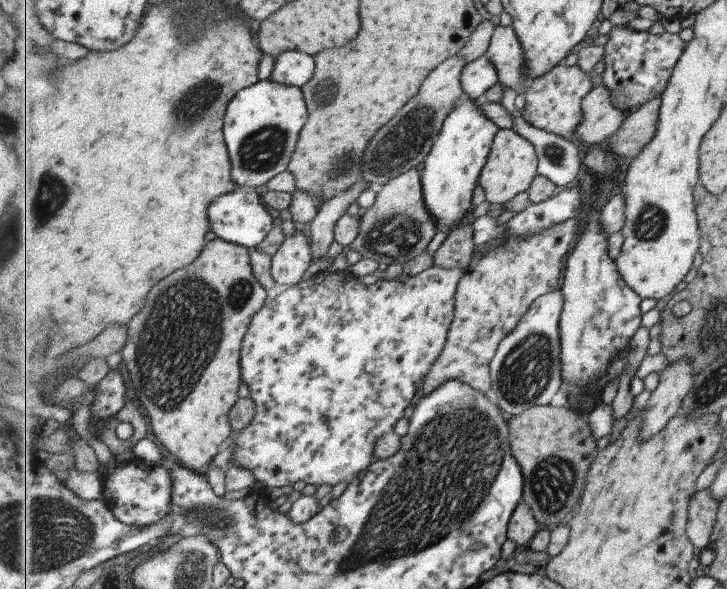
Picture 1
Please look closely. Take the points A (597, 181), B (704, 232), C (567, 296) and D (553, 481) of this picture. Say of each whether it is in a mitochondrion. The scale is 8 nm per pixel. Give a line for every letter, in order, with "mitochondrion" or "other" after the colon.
A: other
B: other
C: other
D: mitochondrion

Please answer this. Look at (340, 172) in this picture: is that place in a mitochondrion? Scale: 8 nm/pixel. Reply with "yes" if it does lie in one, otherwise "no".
yes

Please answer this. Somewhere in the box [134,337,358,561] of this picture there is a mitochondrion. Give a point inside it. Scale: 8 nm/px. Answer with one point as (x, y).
(195, 516)

